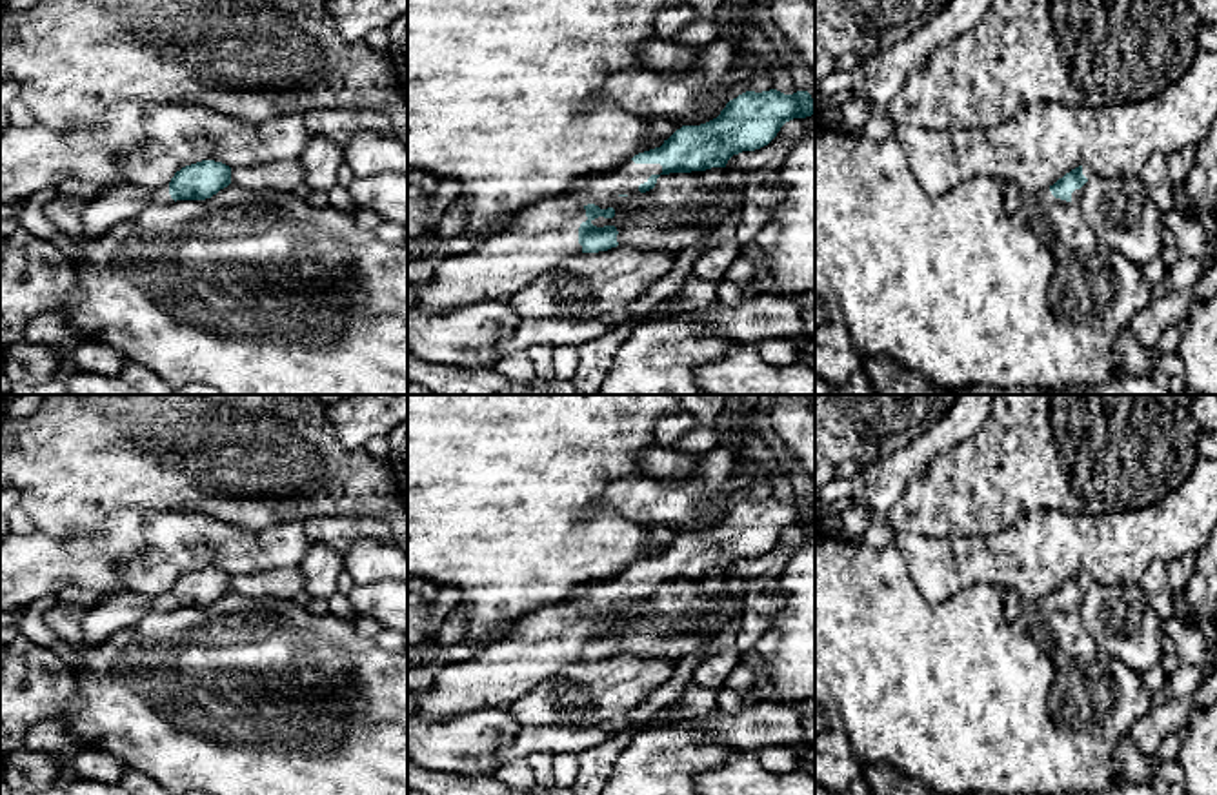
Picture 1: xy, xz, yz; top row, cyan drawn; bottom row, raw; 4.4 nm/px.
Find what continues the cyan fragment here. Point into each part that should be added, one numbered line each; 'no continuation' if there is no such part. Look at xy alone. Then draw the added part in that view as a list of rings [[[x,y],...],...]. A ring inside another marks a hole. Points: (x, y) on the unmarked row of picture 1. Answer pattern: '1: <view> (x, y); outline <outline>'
1: xy (124, 608); outline [[[116,589],[85,608],[80,622],[82,640],[91,649],[102,648],[118,631],[138,626],[153,613],[169,613],[171,608],[166,593]]]

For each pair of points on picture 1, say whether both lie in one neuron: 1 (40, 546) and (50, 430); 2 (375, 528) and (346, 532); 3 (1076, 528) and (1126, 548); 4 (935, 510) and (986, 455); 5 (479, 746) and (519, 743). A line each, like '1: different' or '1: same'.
1: different
2: same
3: same
4: same
5: different

